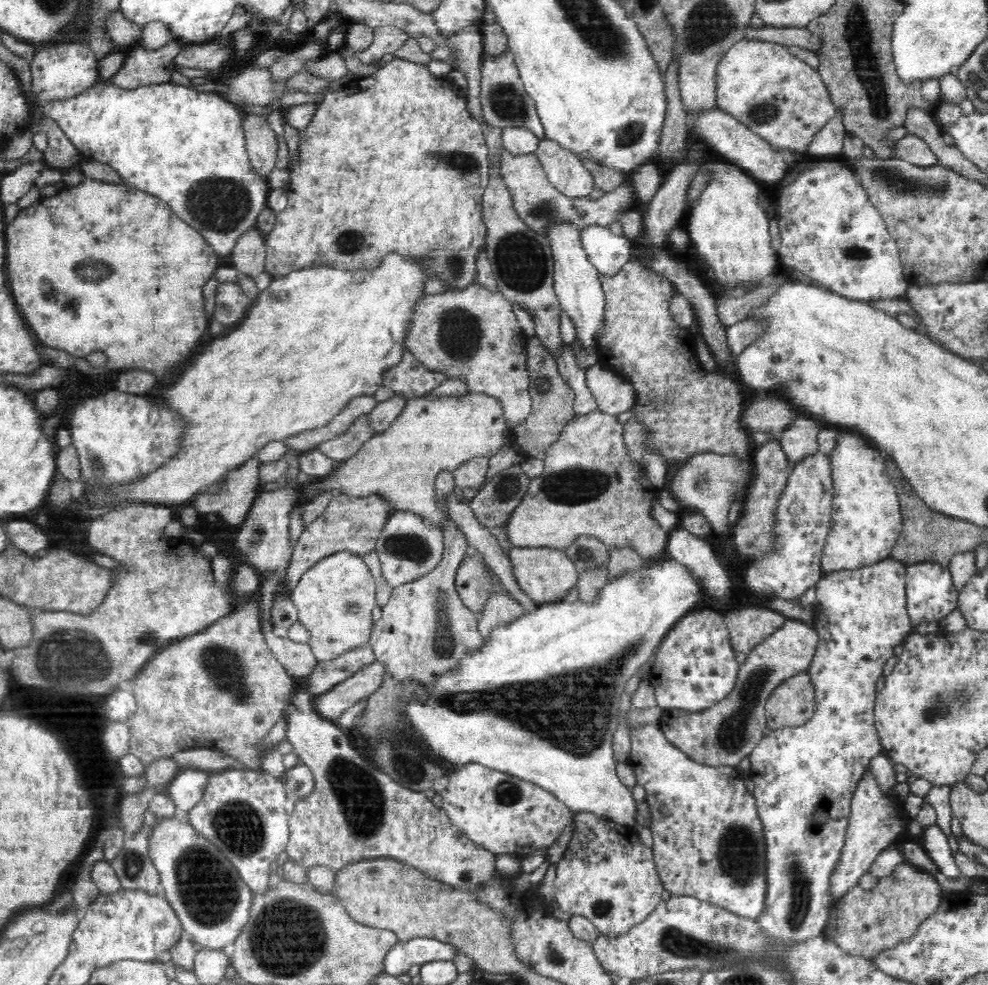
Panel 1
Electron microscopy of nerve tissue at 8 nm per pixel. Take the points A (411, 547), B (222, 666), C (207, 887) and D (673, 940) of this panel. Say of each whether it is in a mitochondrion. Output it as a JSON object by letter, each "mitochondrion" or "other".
{"A":"mitochondrion","B":"mitochondrion","C":"mitochondrion","D":"mitochondrion"}

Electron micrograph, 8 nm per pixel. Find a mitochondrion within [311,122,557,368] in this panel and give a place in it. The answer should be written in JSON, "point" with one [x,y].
{"point":[520,262]}

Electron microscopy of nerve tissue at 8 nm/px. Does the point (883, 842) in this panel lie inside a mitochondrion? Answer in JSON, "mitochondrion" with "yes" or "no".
{"mitochondrion":"no"}

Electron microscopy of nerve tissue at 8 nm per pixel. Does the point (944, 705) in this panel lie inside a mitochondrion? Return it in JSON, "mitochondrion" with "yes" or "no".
{"mitochondrion":"yes"}

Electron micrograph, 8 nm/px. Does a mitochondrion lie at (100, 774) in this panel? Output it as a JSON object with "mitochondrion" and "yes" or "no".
{"mitochondrion":"no"}

